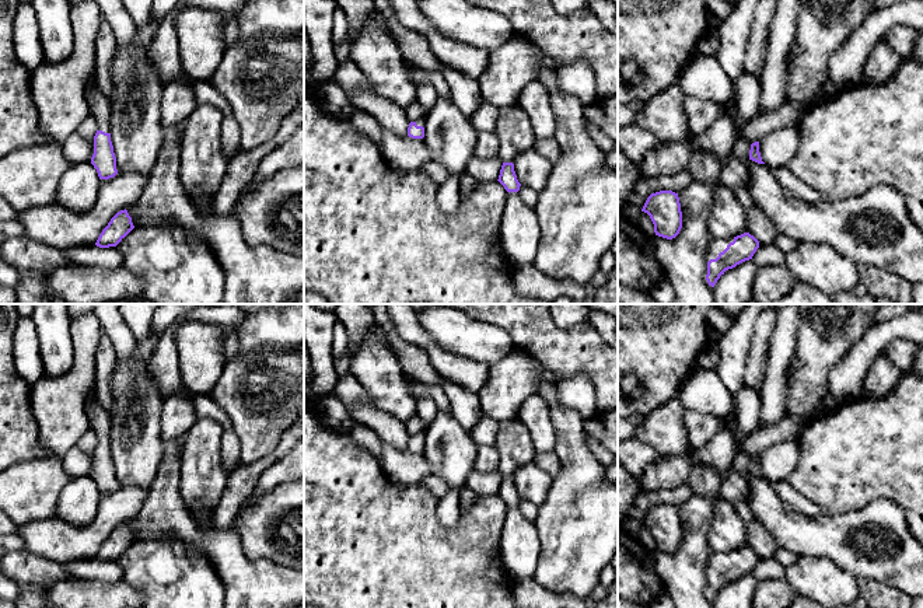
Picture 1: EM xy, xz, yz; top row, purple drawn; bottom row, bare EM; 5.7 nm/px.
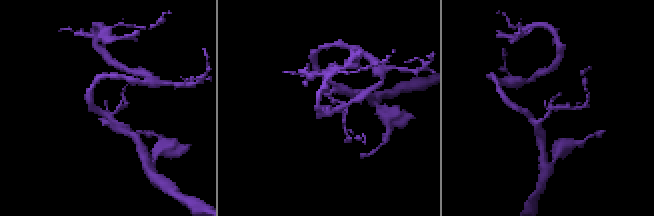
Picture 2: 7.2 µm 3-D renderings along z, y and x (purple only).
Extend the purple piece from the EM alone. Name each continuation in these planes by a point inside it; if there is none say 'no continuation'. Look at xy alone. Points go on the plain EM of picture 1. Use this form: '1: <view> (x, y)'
1: xy (100, 422)

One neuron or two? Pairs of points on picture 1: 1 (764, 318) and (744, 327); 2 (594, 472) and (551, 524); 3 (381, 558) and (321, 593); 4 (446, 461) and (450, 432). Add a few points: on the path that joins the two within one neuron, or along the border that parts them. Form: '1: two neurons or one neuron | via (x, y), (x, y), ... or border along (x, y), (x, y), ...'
1: two neurons | border along (755, 320), (747, 355)
2: one neuron | via (581, 485), (580, 492), (563, 512)
3: one neuron | via (366, 558), (356, 558), (336, 577)
4: one neuron | via (448, 454), (448, 439)

